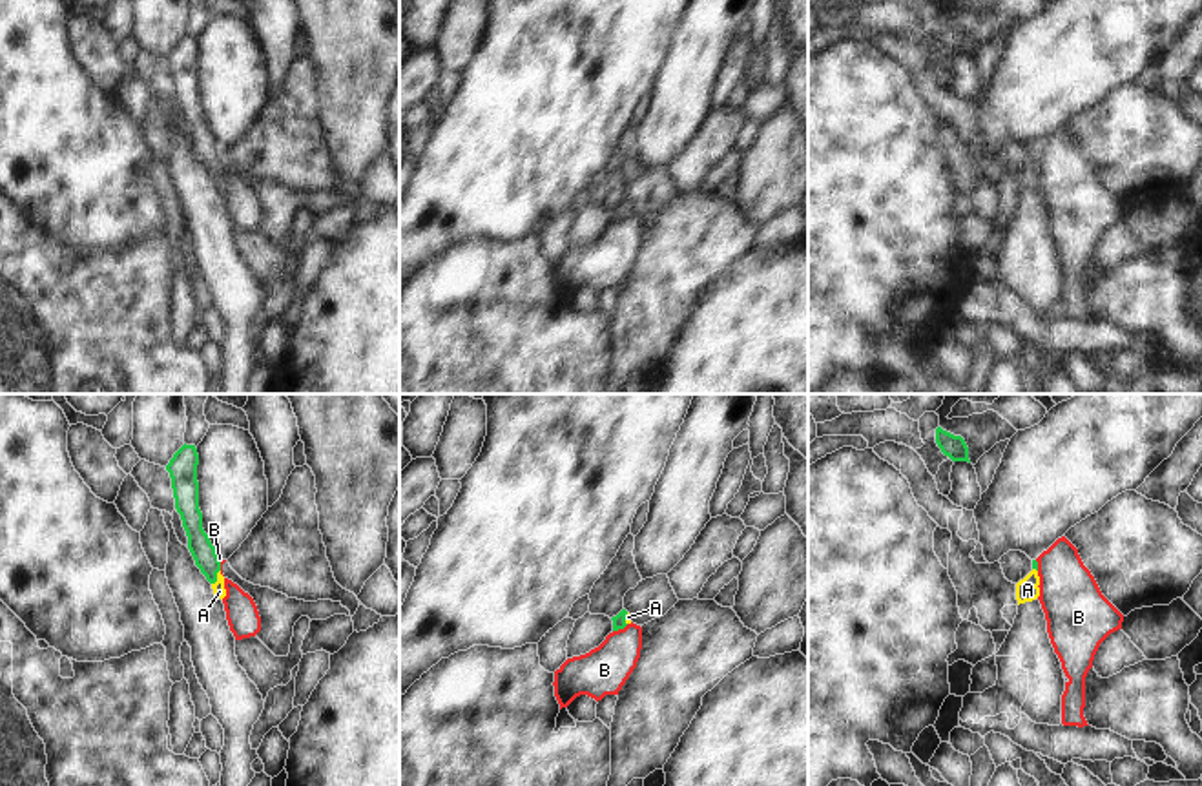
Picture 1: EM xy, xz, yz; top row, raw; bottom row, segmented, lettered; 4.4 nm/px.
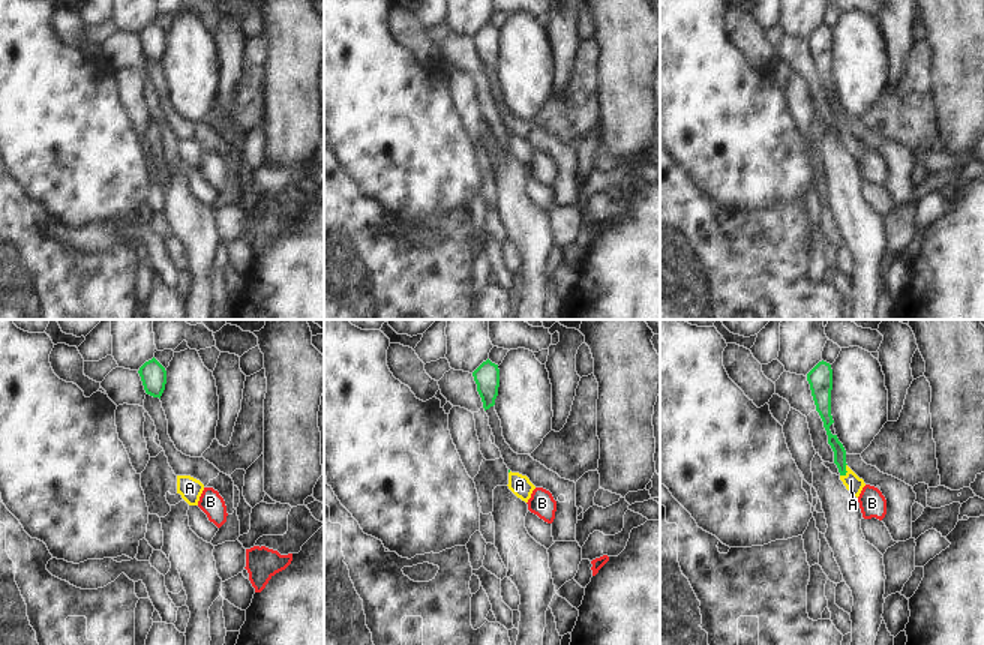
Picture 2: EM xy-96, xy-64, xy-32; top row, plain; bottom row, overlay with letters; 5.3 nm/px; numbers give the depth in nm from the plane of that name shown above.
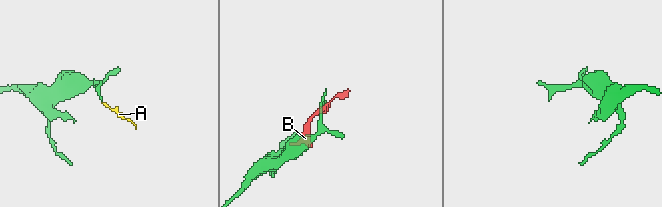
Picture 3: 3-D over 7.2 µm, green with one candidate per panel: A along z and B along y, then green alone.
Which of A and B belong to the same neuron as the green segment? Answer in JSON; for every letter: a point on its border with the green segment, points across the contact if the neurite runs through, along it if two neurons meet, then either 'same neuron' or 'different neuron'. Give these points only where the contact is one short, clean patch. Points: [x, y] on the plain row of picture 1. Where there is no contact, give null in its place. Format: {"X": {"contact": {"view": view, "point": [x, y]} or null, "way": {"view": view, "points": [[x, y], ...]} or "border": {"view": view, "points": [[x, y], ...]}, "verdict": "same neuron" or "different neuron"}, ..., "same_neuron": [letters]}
{"A": {"contact": {"view": "xy", "point": [216, 168]}, "way": {"view": "xy", "points": [[203, 143], [216, 168], [219, 183]]}, "verdict": "same neuron"}, "B": {"contact": {"view": "xz", "point": [621, 219]}, "verdict": "different neuron"}, "same_neuron": ["A"]}

